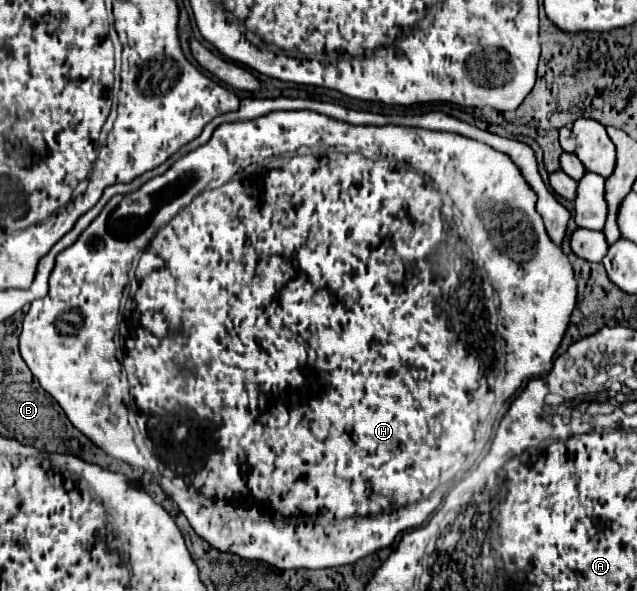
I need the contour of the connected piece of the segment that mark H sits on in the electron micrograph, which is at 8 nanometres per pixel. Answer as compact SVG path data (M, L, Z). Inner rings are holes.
M307 109L307 111L273 111L273 113L267 113L267 115L263 115L263 117L257 117L257 119L251 119L251 121L237 121L237 123L223 123L223 125L219 125L219 127L217 127L217 129L215 129L215 133L213 133L213 137L211 137L211 139L209 139L209 141L207 141L207 143L205 143L205 145L201 145L201 147L197 147L197 149L195 149L195 151L191 151L191 153L187 153L187 155L185 155L185 157L183 157L183 159L179 159L179 161L177 161L177 163L175 163L175 165L173 165L173 167L171 167L171 169L169 169L169 171L165 171L165 173L163 173L163 175L159 175L159 177L153 177L153 179L151 179L151 181L147 181L147 183L145 183L145 185L141 185L141 187L139 187L139 189L137 189L137 193L135 193L135 191L133 191L133 193L125 193L125 195L115 195L115 197L113 197L113 199L111 199L111 201L109 201L109 203L107 203L107 205L105 205L105 207L103 207L103 211L101 211L101 213L99 213L99 217L97 217L97 219L95 219L95 221L93 221L93 223L91 223L91 225L89 225L89 227L87 227L87 229L85 229L85 231L83 231L83 233L81 233L81 235L79 235L79 239L77 239L77 241L75 241L75 243L73 243L73 245L71 245L71 247L69 247L69 249L65 249L65 251L63 251L63 253L59 253L59 255L57 255L57 263L55 263L55 269L53 269L53 273L51 273L51 279L49 279L49 293L47 293L47 297L43 297L43 299L37 299L37 301L33 301L33 303L31 303L31 309L29 309L29 313L27 313L27 315L25 315L25 319L23 319L23 331L21 331L21 335L19 335L19 349L21 349L21 357L23 357L23 361L25 361L25 363L27 363L27 365L29 365L29 369L31 369L31 373L33 373L33 375L35 375L35 379L37 379L37 381L39 381L39 385L41 385L41 387L43 387L43 389L45 389L45 391L47 391L47 393L49 393L49 395L51 395L51 397L53 397L53 399L55 399L55 401L57 401L57 403L59 403L59 405L61 405L61 409L63 409L63 411L65 411L65 413L67 413L67 417L69 417L69 421L71 421L71 423L73 423L73 425L75 425L75 427L77 427L77 429L79 429L79 431L81 431L81 433L83 433L83 435L85 435L85 437L87 437L87 439L91 439L91 441L95 441L95 445L99 445L99 449L103 449L103 451L105 451L105 453L107 453L107 455L111 455L111 457L115 457L115 459L119 459L119 461L123 461L123 463L129 463L129 465L133 465L133 467L143 467L143 469L145 469L145 471L147 471L147 473L151 473L151 475L153 475L153 479L155 479L155 481L157 481L157 483L159 483L159 487L161 487L161 489L163 489L163 491L165 491L165 493L167 493L167 495L169 495L169 497L171 497L171 499L173 499L173 501L175 501L175 503L177 503L177 507L179 507L179 509L181 509L181 513L183 513L183 515L185 515L185 517L187 517L187 521L189 521L189 523L191 523L191 527L193 527L193 529L195 529L195 533L197 533L197 535L199 535L199 537L203 537L203 539L205 539L205 541L207 541L207 543L209 543L209 545L211 545L211 547L215 547L215 549L219 549L219 551L223 551L223 553L233 553L233 555L239 555L239 557L243 557L243 559L257 559L257 561L265 561L265 563L269 563L269 565L275 565L275 567L277 567L277 569L325 569L325 567L337 567L337 565L349 565L349 563L355 563L355 561L357 561L357 559L363 559L363 557L367 557L367 555L371 555L371 553L375 553L375 551L379 551L379 549L385 549L385 547L389 547L389 545L391 545L391 543L393 543L393 541L395 541L395 537L397 537L397 535L399 535L399 533L403 533L403 531L407 531L407 529L415 529L415 527L419 527L419 525L423 525L423 523L425 523L425 521L427 521L427 519L429 519L429 515L431 515L431 513L433 513L433 511L435 511L435 509L437 509L437 507L439 507L439 505L441 505L441 501L443 501L443 497L445 497L445 493L447 493L447 491L449 491L449 489L451 489L451 487L453 487L453 485L456 485L456 484L457 484L457 483L459 483L459 482L460 482L460 481L461 481L461 480L462 480L462 479L463 479L463 478L464 478L464 473L467 473L467 472L469 472L469 471L470 471L470 470L472 470L472 469L473 469L473 467L474 467L474 466L475 466L475 465L476 465L476 463L477 463L477 462L478 462L478 460L479 460L479 458L480 458L480 457L481 457L481 455L482 455L482 453L483 453L483 451L484 451L484 449L485 449L485 448L486 448L486 447L487 447L487 446L488 446L488 444L489 444L489 442L490 442L490 441L491 441L491 439L492 439L492 437L493 437L493 435L494 435L494 433L495 433L495 430L496 430L496 428L497 428L497 426L498 426L498 423L499 423L499 414L500 414L500 411L501 411L501 408L502 408L502 406L503 406L503 405L504 405L504 403L505 403L505 402L506 402L506 401L507 401L507 400L508 400L508 399L509 399L509 398L510 398L510 397L511 397L511 396L513 396L513 395L514 395L514 394L515 394L515 393L516 393L516 392L517 392L517 390L518 390L518 389L519 389L519 388L520 388L520 387L521 387L521 383L523 383L523 381L525 381L525 379L531 379L531 377L537 377L537 375L543 375L543 373L549 373L549 371L551 371L551 367L553 367L553 355L555 355L555 351L557 351L557 349L559 349L559 345L561 345L561 341L563 341L563 337L565 337L565 333L567 333L567 327L569 327L569 323L571 323L571 313L573 313L573 309L575 309L575 307L577 307L577 281L575 281L575 273L573 273L573 267L571 267L571 263L569 263L569 259L567 259L567 255L565 255L565 253L563 253L563 251L561 251L561 247L557 247L557 245L555 245L555 243L553 243L553 241L551 241L551 239L549 239L549 237L547 237L547 231L545 231L545 225L543 225L543 219L541 219L541 215L539 215L539 213L537 213L537 209L535 209L535 203L537 203L537 195L535 195L535 191L533 191L533 189L531 189L531 185L527 185L527 181L525 181L525 177L523 177L523 173L521 173L521 169L517 169L517 165L515 165L515 163L513 163L513 161L511 161L511 157L509 157L509 155L505 155L505 153L501 153L501 151L495 151L495 149L493 149L493 147L489 147L489 145L485 145L485 143L481 143L481 141L475 141L475 139L469 139L469 137L463 137L463 135L457 135L457 133L445 133L445 131L427 131L427 129L421 129L421 127L399 127L399 125L383 125L383 127L369 127L369 125L361 125L361 127L359 127L359 125L351 125L351 123L345 123L345 121L343 121L343 123L341 123L341 121L337 121L337 119L333 119L333 117L327 117L327 115L321 115L321 113L315 113L315 111L309 111L309 109ZM303 145L305 145L305 147L313 147L313 151L311 151L311 153L309 153L309 155L287 155L287 153L295 153L295 151L297 151L297 149L299 149L299 147L303 147ZM467 269L471 269L471 273L469 273L469 275L465 275L465 271L467 271ZM127 273L128 273L128 277L129 277L129 279L130 279L130 280L133 280L133 279L135 279L135 277L137 277L137 285L139 285L139 293L137 293L137 301L141 301L141 297L143 297L143 305L127 305L127 307L131 307L131 311L129 311L129 313L127 313L127 315L125 315L125 317L123 317L123 319L121 319L121 317L119 317L119 299L121 299L121 297L123 297L123 289L125 289L125 285L127 285L127 283L129 283L129 279L127 279ZM449 289L453 289L453 291L451 291L451 303L449 303L449 305L451 305L451 307L447 307L447 305L443 305L443 301L449 301L449 299L447 299L447 297L449 297L449 293L447 293L447 291L449 291ZM113 311L115 311L115 315L117 315L117 321L119 321L119 323L117 323L117 329L119 329L119 335L117 335L117 333L113 333L113 327L115 327L115 319L113 319ZM119 337L121 337L121 343L123 343L123 369L125 369L125 373L127 373L127 383L129 383L129 389L125 389L125 385L123 385L123 383L121 383L121 377L119 377L119 375L121 375L121 365L119 365L119 361L117 361L117 359L115 359L115 351L117 351L117 345L115 345L115 341L119 341ZM127 391L129 391L129 395L131 395L131 401L125 401L125 393L127 393Z

